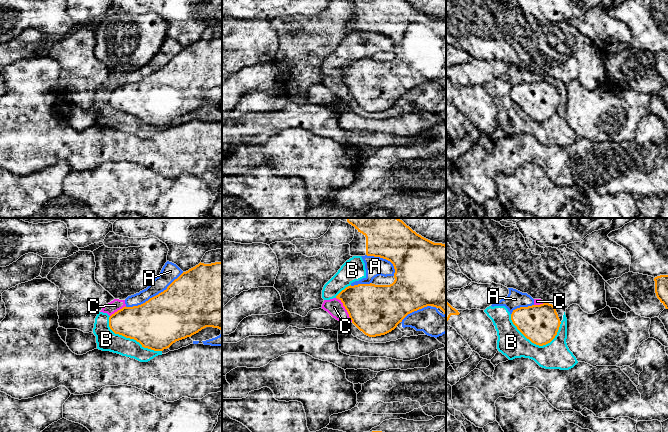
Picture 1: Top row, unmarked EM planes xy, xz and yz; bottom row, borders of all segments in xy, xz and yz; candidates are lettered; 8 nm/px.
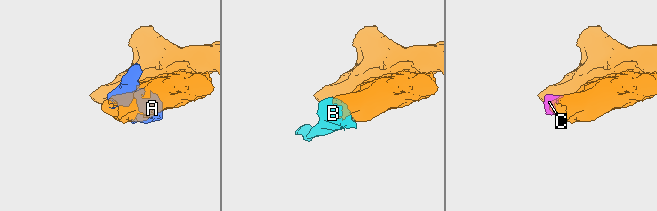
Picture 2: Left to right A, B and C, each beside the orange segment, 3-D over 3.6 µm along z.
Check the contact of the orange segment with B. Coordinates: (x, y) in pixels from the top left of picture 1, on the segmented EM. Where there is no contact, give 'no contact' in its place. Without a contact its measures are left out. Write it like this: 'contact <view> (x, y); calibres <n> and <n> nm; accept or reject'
contact yz (536, 344); calibres 300 and 220 nm; reject

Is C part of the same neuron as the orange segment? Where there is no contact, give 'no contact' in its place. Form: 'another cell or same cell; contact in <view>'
another cell; contact in xz

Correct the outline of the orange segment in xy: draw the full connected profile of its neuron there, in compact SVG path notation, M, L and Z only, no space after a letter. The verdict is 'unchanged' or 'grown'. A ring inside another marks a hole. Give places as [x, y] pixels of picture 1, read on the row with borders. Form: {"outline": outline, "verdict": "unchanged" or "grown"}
{"outline": "M222 261L211 264L200 262L145 303L125 306L112 314L109 327L115 334L134 339L142 347L154 351L163 351L206 327L222 330Z", "verdict": "unchanged"}

